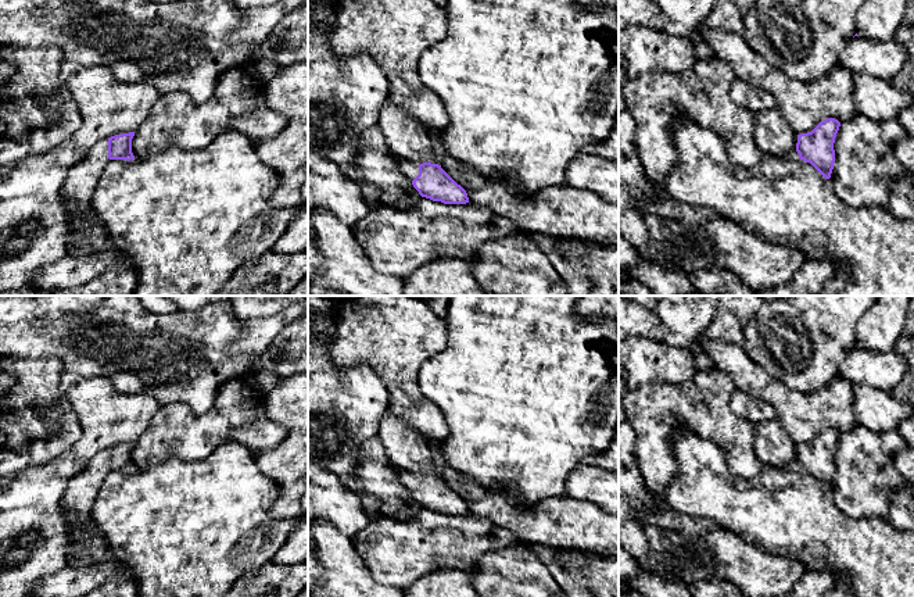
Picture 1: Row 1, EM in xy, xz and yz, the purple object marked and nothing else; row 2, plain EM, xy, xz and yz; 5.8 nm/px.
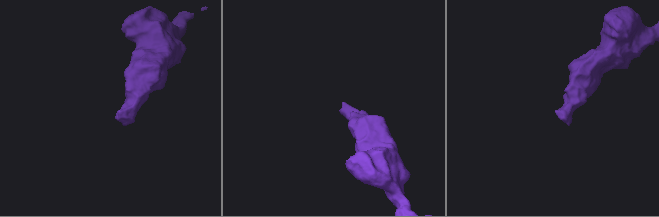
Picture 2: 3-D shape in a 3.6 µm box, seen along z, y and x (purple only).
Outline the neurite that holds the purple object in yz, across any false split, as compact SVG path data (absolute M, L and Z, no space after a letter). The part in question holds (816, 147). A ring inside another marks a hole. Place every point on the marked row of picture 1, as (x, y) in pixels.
M835 118L821 121L811 132L797 135L796 149L785 157L810 162L825 179L831 178L835 150L834 143L840 122Z

